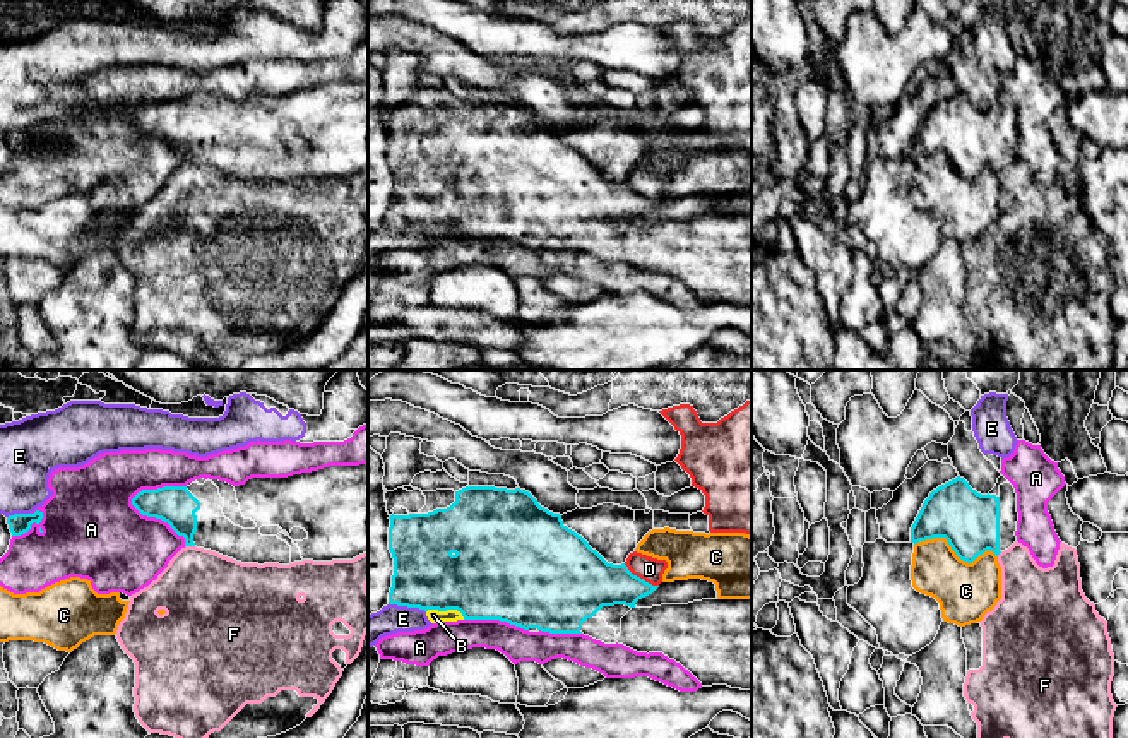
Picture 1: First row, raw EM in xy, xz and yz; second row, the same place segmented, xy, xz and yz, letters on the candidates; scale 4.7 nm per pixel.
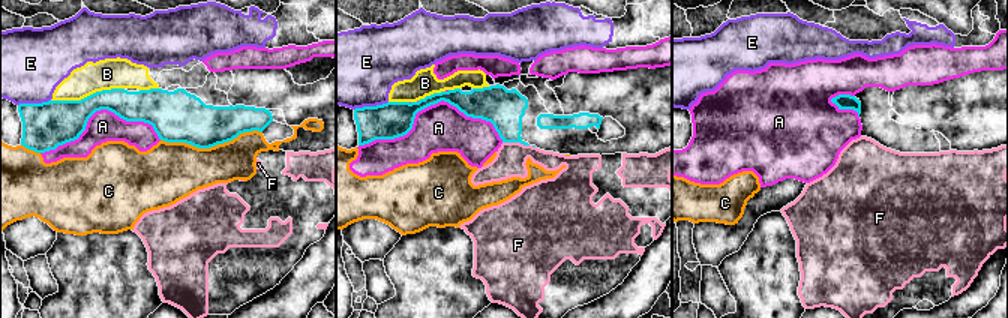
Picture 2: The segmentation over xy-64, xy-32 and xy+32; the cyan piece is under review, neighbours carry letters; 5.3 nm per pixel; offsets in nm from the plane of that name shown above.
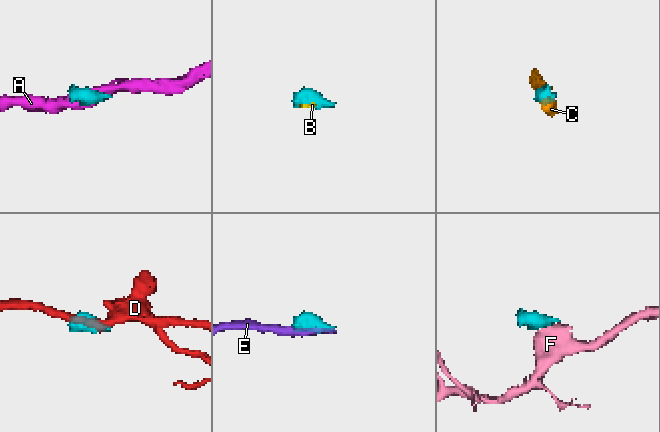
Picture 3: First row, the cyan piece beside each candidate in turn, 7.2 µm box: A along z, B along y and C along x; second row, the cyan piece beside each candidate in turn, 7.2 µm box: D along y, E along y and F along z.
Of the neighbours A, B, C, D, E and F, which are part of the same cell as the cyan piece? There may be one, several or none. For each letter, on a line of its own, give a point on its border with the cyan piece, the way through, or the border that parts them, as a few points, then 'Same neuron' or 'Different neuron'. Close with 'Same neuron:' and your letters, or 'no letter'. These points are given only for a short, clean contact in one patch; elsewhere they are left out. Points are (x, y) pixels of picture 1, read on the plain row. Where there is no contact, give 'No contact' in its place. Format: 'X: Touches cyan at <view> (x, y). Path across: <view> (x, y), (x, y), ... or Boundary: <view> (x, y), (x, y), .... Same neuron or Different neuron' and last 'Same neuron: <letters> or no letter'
A: Touches cyan at xy (154, 132). Different neuron
B: Touches cyan at xz (447, 225). Different neuron
C: Touches cyan at yz (954, 166). Different neuron
D: Touches cyan at xz (639, 194). Boundary: xz (623, 180), (634, 190), (658, 202). Different neuron
E: Touches cyan at xz (408, 223). Different neuron
F: Touches cyan at xy (190, 161). Boundary: xy (185, 161), (194, 163). Different neuron
Same neuron: no letter

